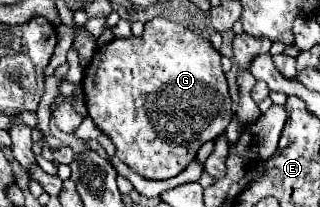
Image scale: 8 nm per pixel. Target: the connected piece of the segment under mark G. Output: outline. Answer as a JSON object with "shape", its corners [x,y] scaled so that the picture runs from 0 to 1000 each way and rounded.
{"shape":[[[478,82],[453,111],[441,179],[353,188],[297,237],[291,285],[259,333],[253,420],[266,440],[266,507],[291,594],[353,681],[366,758],[453,865],[509,874],[559,845],[609,758],[641,681],[678,671],[716,604],[722,469],[709,440],[703,353],[691,333],[691,266],[666,217],[516,82]]]}

